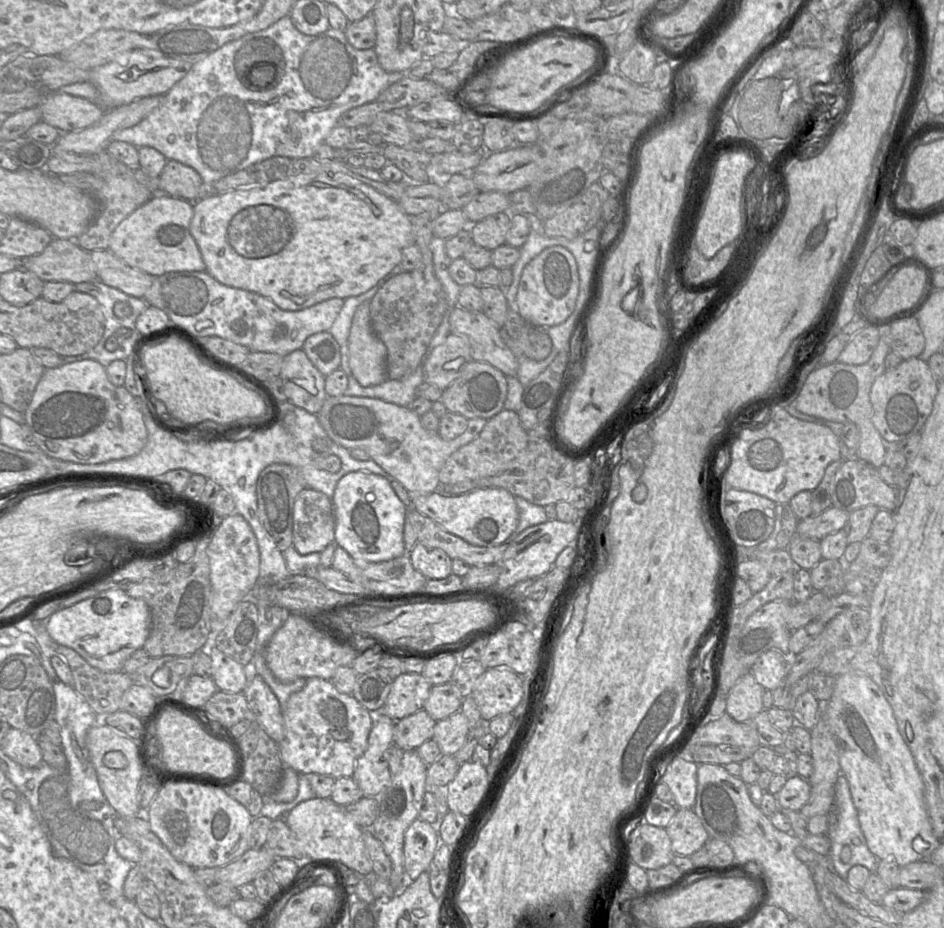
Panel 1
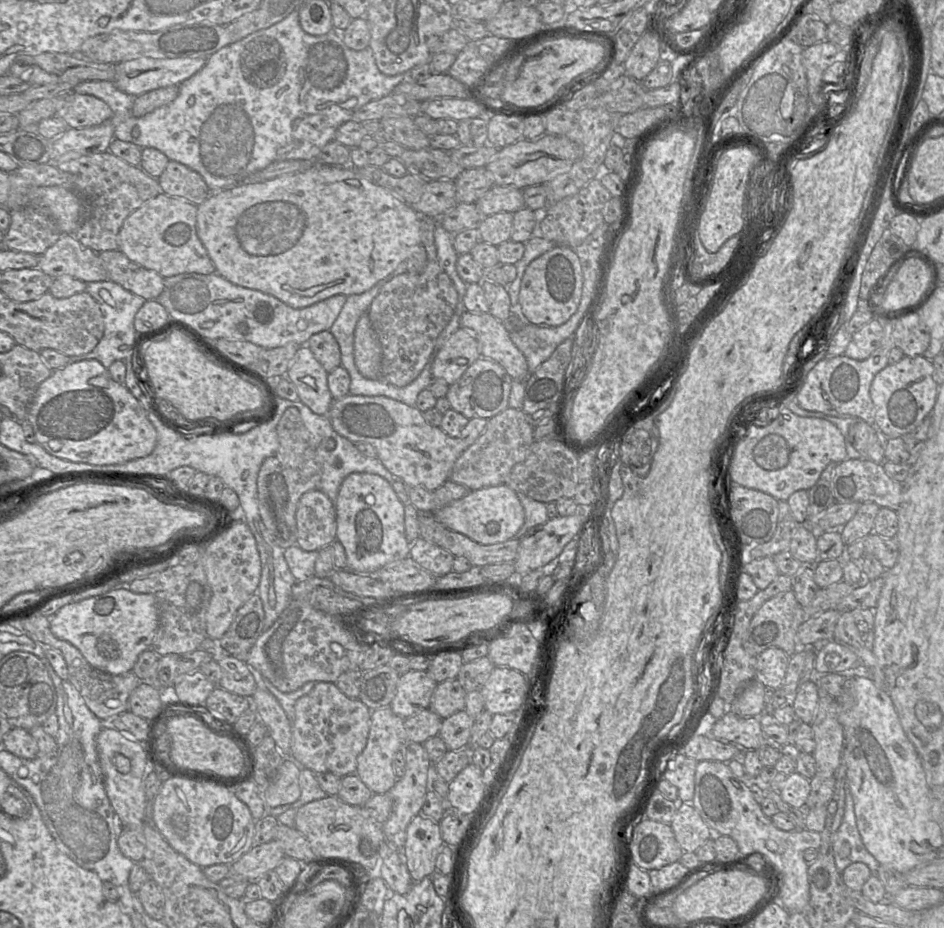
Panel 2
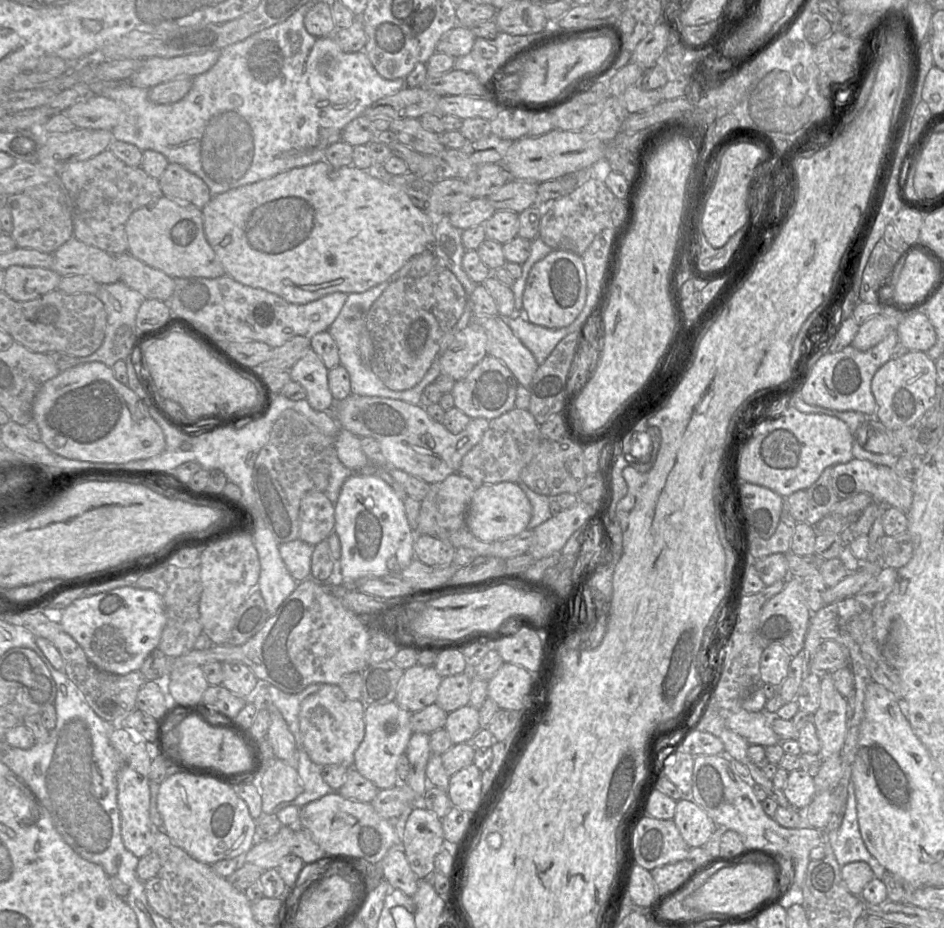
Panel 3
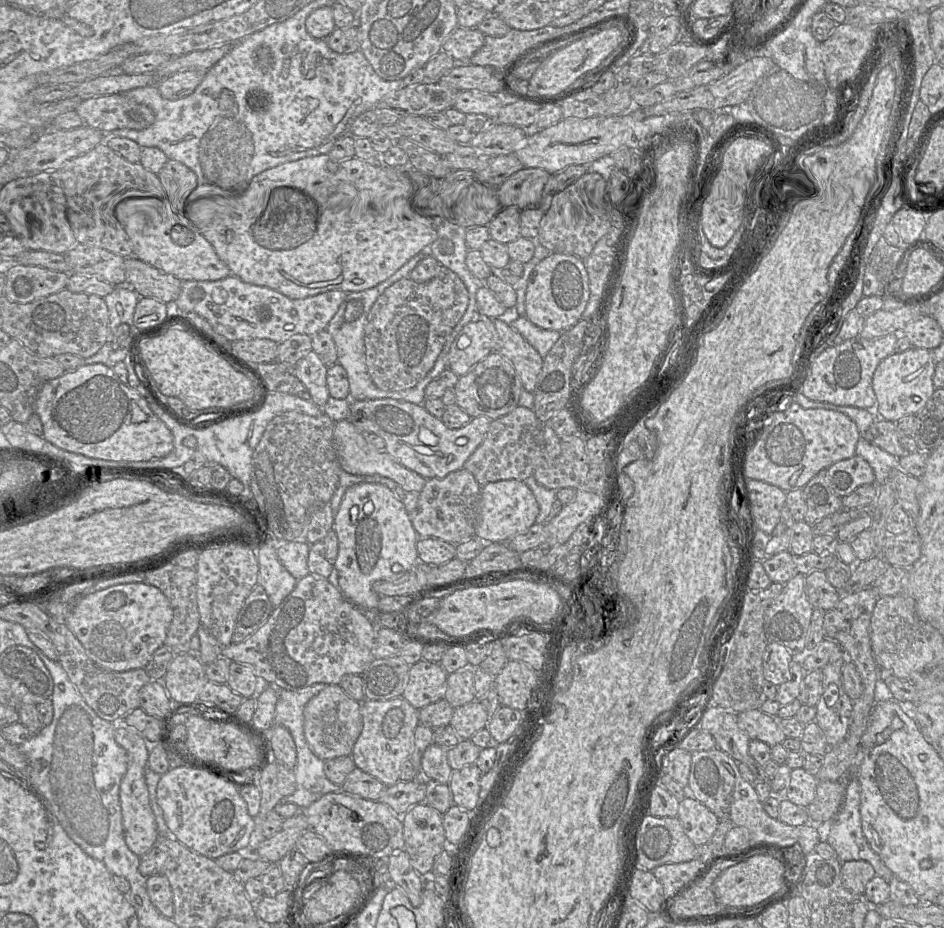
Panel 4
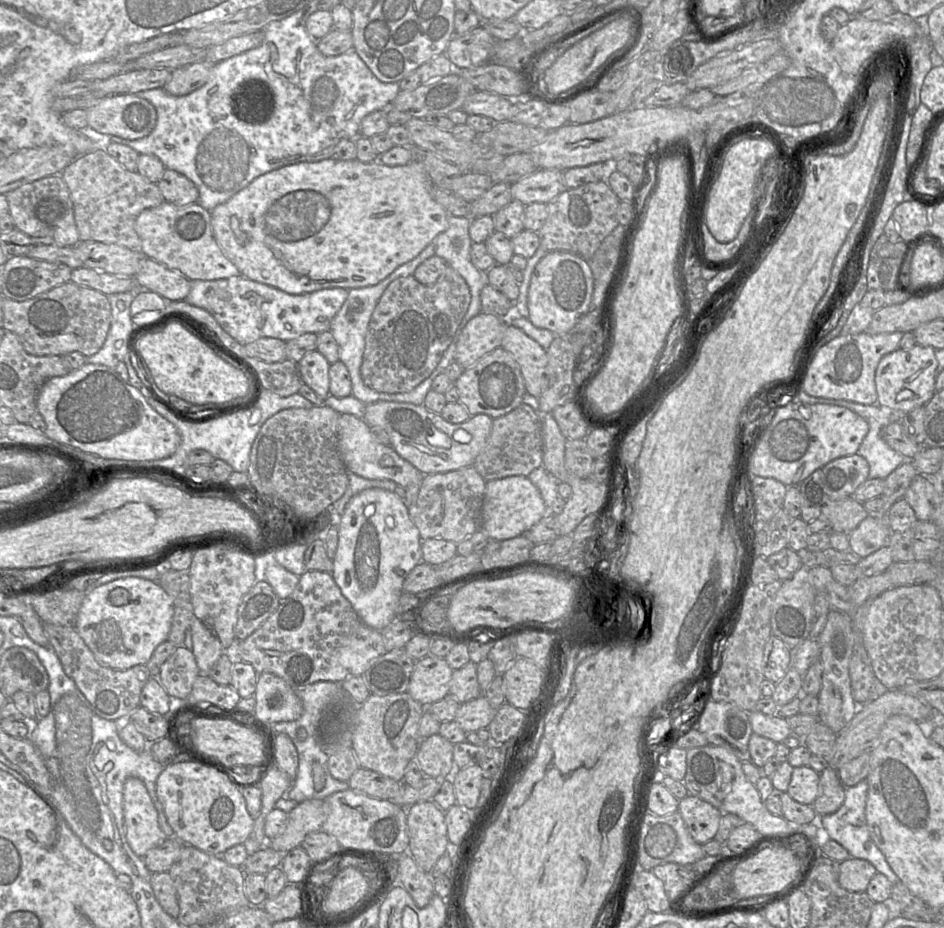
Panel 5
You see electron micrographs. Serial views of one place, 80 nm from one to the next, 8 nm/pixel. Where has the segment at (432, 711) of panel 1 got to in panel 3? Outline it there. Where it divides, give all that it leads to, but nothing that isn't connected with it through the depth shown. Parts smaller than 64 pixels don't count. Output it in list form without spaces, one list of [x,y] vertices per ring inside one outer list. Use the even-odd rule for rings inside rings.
[[[471,673],[443,677],[438,688],[436,704],[450,713],[469,704]]]

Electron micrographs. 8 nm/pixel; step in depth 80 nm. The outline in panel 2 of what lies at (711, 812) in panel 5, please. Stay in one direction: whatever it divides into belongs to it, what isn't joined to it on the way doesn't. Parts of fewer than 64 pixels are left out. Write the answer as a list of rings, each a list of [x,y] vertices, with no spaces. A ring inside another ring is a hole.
[[[690,802],[678,803],[670,826],[684,852],[695,852],[709,839],[713,839],[714,833]]]

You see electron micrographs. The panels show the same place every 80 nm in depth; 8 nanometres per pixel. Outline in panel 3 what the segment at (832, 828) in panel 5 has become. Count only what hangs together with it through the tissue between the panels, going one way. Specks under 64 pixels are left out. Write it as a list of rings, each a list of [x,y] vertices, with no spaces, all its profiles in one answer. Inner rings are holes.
[[[852,780],[848,785],[844,818],[838,830],[831,832],[830,844],[841,867],[848,863],[864,861],[873,870],[875,878],[882,879],[886,869],[870,854],[860,833],[856,795]]]

